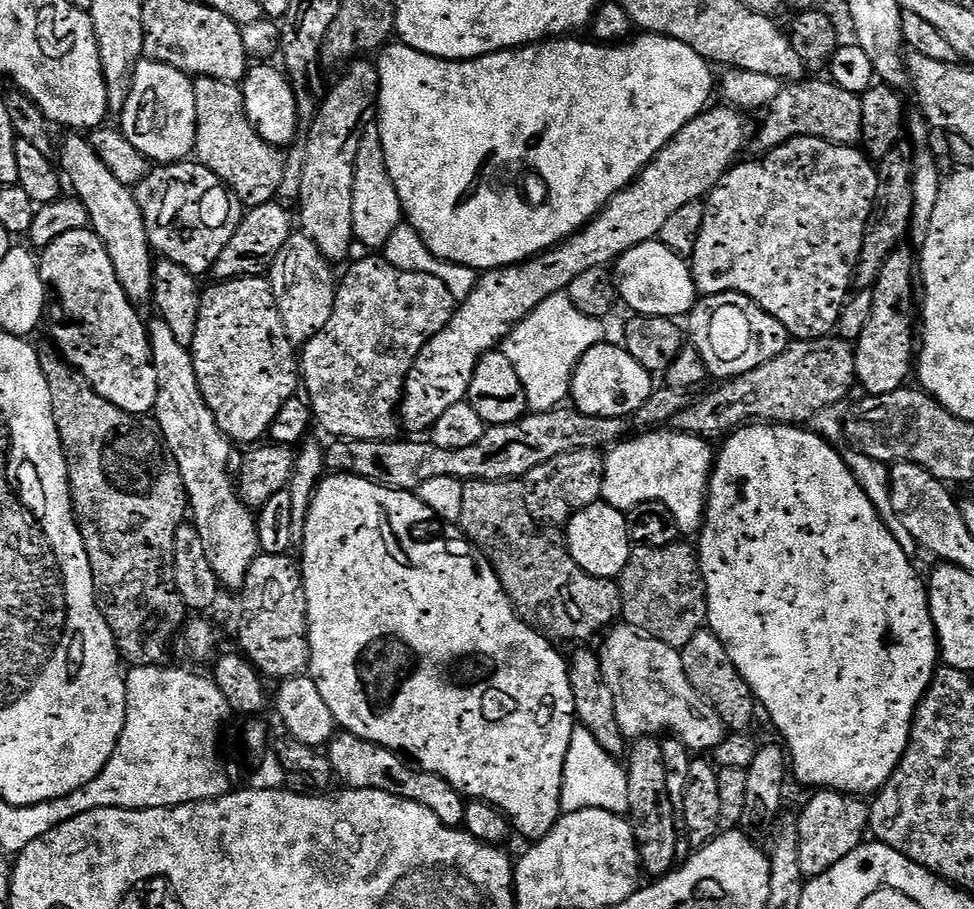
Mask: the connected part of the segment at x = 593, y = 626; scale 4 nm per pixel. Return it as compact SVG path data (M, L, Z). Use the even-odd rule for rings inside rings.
M511 480L464 481L462 514L458 521L458 528L468 543L476 551L481 552L496 571L496 577L502 582L502 590L510 598L516 615L531 628L547 636L549 640L553 642L588 640L591 636L599 637L605 629L617 623L622 612L619 583L615 579L600 580L586 570L582 570L582 566L574 562L574 558L563 543L555 544L552 541L544 533L547 531L536 523L530 510L526 510L524 489L519 483Z

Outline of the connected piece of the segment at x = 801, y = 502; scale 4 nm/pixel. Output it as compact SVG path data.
M753 422L736 429L719 445L714 456L712 476L708 480L708 498L704 509L704 522L698 533L698 559L700 574L704 578L704 595L708 597L707 627L722 642L726 654L750 686L753 697L768 711L774 727L780 731L779 739L786 749L790 772L808 790L831 790L857 798L875 794L883 788L892 772L904 757L912 733L916 707L938 671L938 645L932 615L928 609L925 581L916 577L909 553L898 546L868 495L862 490L846 466L843 455L837 453L816 432L794 424Z

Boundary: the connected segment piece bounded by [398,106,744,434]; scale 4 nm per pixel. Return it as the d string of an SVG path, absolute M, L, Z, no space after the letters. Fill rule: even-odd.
M731 106L723 107L709 107L695 116L689 124L682 126L682 130L678 130L675 138L636 175L636 179L618 194L614 194L581 231L575 232L556 247L549 248L547 252L539 252L537 256L531 256L520 264L511 264L505 268L489 268L477 279L470 294L465 300L459 301L448 325L438 330L438 334L434 334L434 338L430 338L426 346L422 346L418 358L412 364L412 369L404 377L404 389L398 401L398 420L399 423L400 420L404 423L404 428L408 431L405 433L427 433L432 424L438 422L438 418L442 418L446 410L450 410L450 406L465 403L468 387L480 359L505 340L512 329L517 328L543 300L568 289L570 282L574 282L578 274L611 265L611 260L626 255L631 248L655 241L662 226L673 213L677 213L687 203L694 203L707 197L717 182L724 177L725 172L733 167L737 159L735 156L744 144L744 120L740 117L743 115Z

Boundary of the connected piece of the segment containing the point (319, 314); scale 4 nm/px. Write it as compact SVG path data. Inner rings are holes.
M303 234L291 236L278 258L274 258L270 269L272 293L282 318L284 335L293 345L307 344L318 330L322 330L322 326L326 326L326 322L330 322L338 287L337 277L332 277L332 268L333 265L320 253L313 240Z

